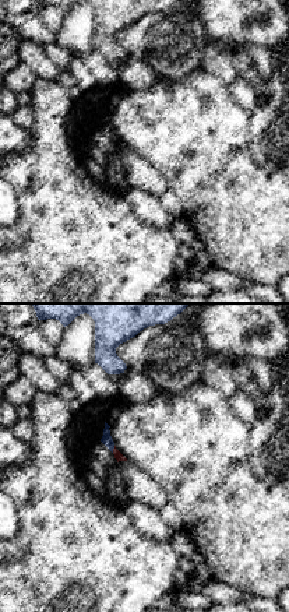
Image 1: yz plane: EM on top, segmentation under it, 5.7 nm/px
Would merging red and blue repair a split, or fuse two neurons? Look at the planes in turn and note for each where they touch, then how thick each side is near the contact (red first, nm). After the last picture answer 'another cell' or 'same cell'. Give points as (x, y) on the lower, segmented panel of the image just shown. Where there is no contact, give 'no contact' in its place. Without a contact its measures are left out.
contact (113, 449); calibres 50 and 70 nm

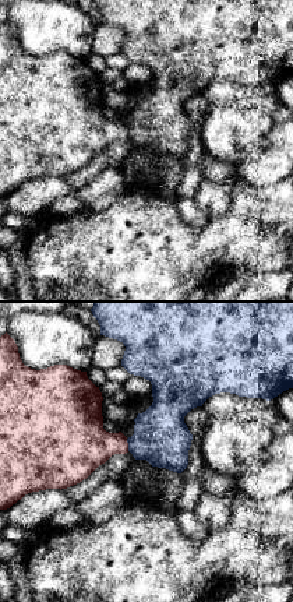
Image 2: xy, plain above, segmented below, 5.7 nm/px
contact (127, 444); calibres 300 and 320 nm

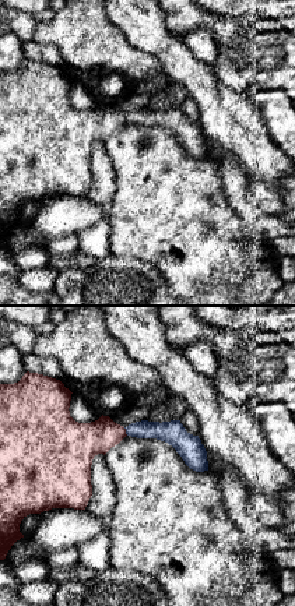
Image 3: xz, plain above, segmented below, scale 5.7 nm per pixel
contact (125, 432); calibres 220 and 120 nm

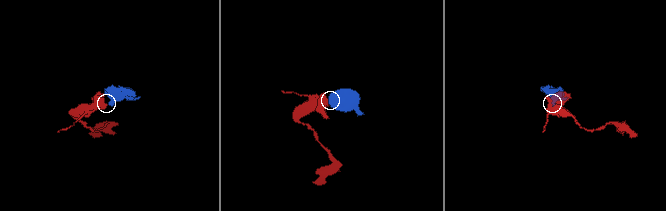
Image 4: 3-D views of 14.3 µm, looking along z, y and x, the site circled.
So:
another cell

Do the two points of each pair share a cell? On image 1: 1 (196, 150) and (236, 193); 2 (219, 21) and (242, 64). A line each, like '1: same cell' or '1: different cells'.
1: same cell
2: different cells

